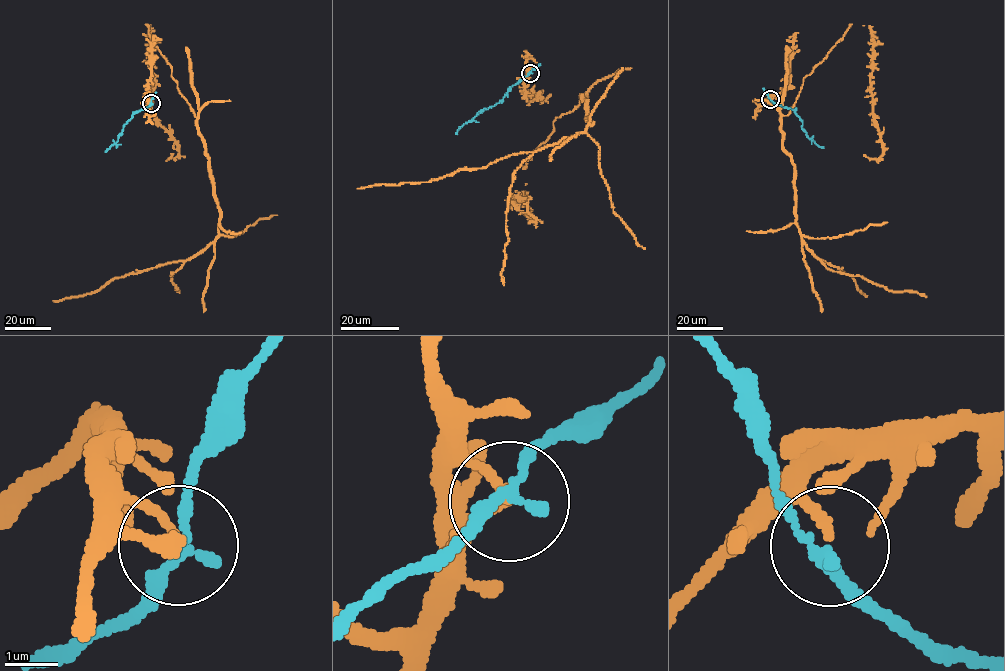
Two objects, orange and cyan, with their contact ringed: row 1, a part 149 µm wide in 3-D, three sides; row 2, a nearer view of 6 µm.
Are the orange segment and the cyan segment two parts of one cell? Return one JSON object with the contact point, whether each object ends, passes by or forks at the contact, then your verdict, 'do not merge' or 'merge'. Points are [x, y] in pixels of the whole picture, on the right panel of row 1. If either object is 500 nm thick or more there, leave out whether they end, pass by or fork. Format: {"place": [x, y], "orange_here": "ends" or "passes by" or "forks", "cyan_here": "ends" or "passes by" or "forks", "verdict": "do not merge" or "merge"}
{"place": [770, 99], "orange_here": "ends", "cyan_here": "passes by", "verdict": "do not merge"}

